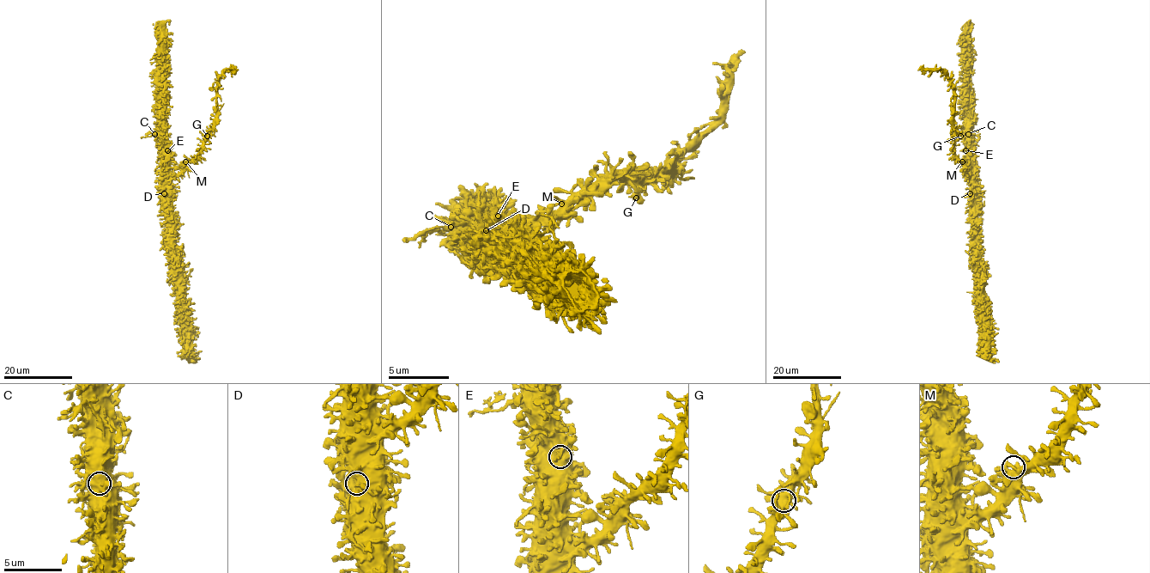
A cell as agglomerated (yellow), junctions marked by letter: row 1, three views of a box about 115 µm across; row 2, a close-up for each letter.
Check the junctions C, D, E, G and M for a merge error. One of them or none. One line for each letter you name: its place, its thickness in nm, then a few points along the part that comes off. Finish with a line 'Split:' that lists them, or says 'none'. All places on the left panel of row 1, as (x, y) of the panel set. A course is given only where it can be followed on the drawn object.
C: at (154, 134); 280 nm thick; foreign part runs (154, 134), (140, 137)
Split: C

